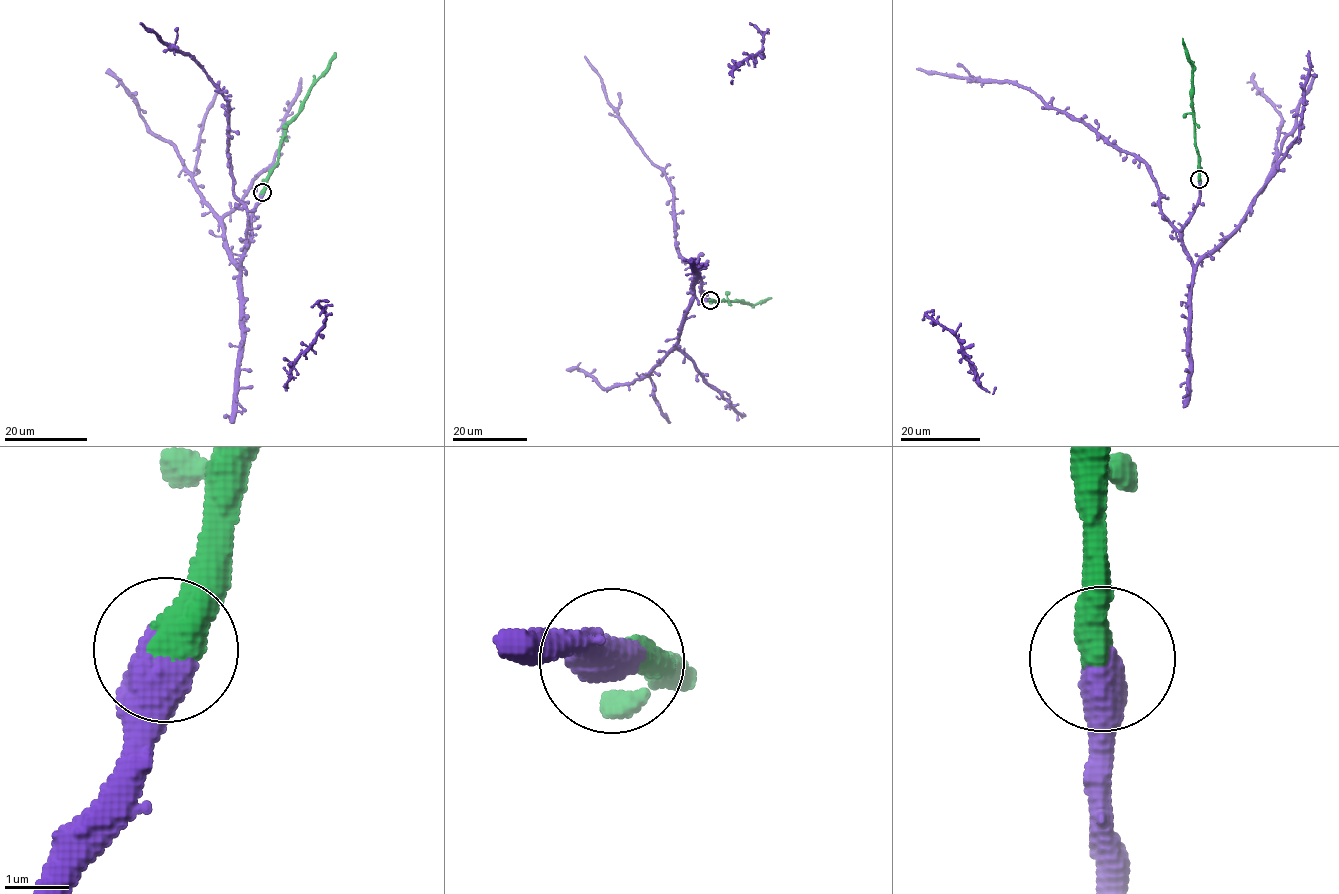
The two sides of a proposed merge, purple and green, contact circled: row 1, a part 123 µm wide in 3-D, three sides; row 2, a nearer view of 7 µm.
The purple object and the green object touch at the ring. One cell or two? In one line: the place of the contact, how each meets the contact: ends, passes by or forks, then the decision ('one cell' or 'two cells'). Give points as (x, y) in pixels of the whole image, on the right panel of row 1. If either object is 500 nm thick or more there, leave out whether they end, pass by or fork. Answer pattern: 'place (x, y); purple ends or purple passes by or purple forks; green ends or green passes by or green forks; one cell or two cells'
place (1199, 179); one cell

